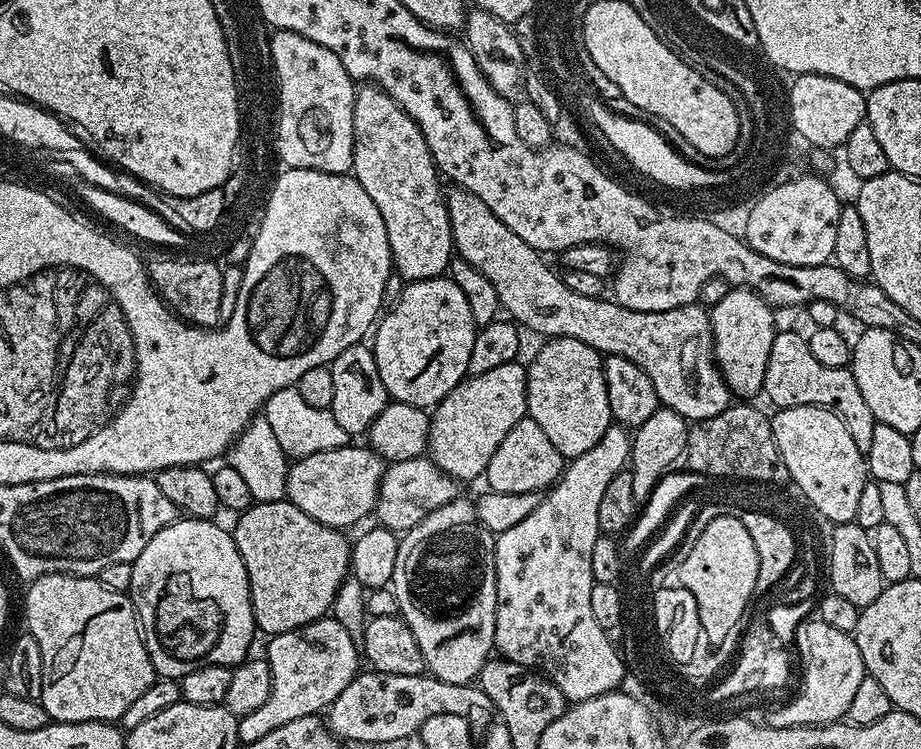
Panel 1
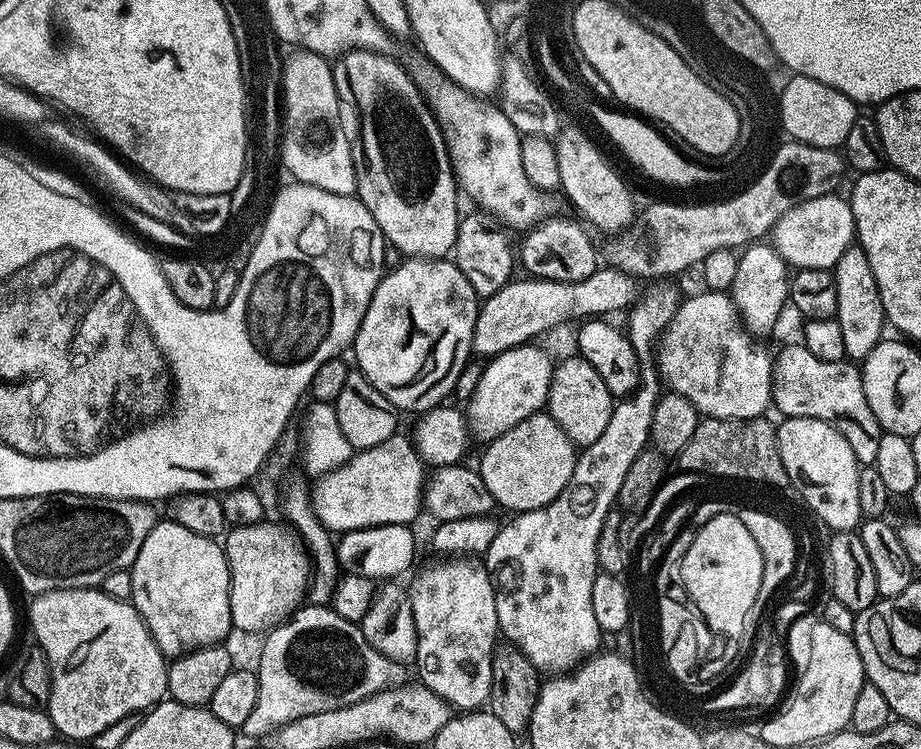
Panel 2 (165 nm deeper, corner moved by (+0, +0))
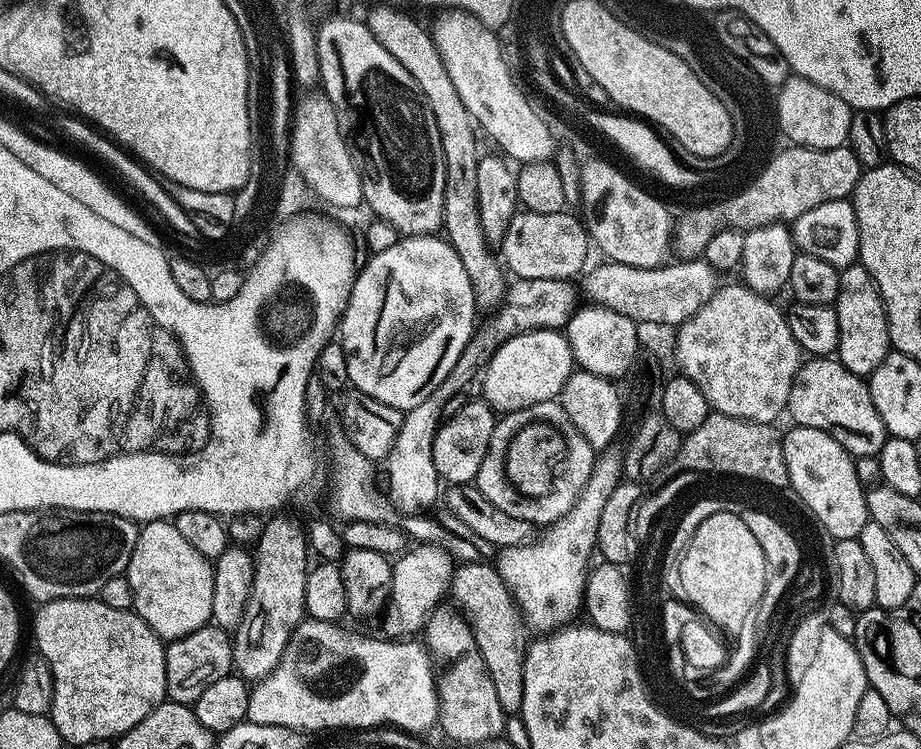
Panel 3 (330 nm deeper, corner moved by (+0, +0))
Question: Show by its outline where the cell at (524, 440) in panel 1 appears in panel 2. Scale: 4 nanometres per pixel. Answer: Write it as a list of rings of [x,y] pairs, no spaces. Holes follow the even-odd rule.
[[[544,410],[518,422],[518,426],[506,430],[506,434],[485,448],[488,449],[478,463],[480,477],[486,482],[486,490],[490,490],[493,501],[509,508],[512,514],[533,512],[554,502],[554,498],[566,490],[578,455],[577,445]]]

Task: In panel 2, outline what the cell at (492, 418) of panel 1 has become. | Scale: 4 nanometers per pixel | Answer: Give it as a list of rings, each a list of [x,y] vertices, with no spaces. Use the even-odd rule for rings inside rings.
[[[532,347],[506,349],[485,363],[478,386],[466,401],[466,428],[473,441],[497,440],[506,434],[506,430],[518,426],[518,422],[530,418],[547,405],[554,364],[541,347]]]

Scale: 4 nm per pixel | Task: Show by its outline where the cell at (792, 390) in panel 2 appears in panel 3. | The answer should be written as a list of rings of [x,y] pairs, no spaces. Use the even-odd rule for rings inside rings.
[[[808,358],[801,363],[799,371],[796,372],[796,381],[792,383],[786,412],[787,415],[792,415],[793,425],[810,426],[814,430],[830,434],[853,457],[879,456],[886,439],[884,423],[874,406],[867,383],[846,370],[836,358]]]

